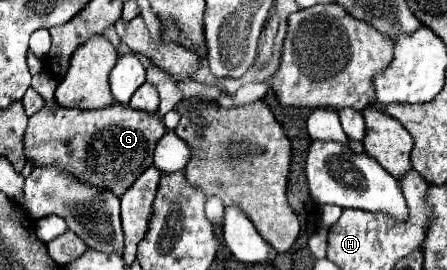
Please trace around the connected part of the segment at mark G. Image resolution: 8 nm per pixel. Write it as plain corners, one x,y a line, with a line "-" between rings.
46,72
32,78
32,88
38,94
42,92
44,98
44,108
30,116
24,136
26,158
34,164
58,164
80,180
104,186
116,196
122,196
124,190
130,188
148,166
152,166
154,148
166,134
166,126
162,124
162,116
158,112
144,112
118,102
110,104
110,108
96,108
92,112
84,112
80,108
52,110
56,80
52,80

